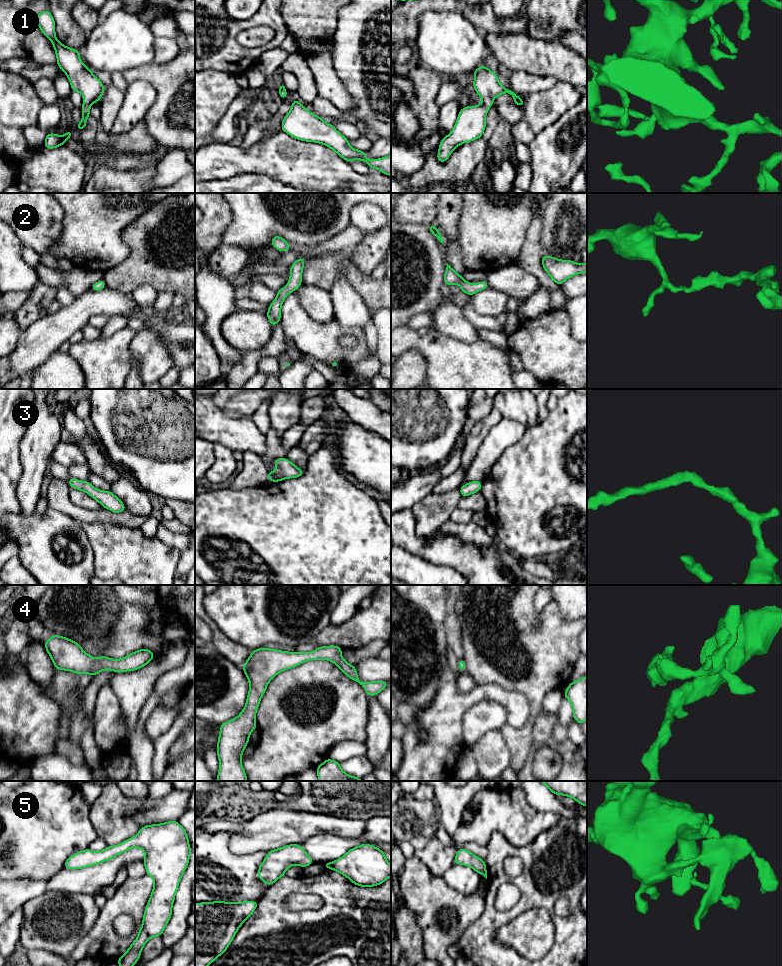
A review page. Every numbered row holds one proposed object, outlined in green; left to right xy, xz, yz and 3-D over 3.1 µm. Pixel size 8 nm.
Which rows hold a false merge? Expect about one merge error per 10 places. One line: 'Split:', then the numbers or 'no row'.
Split: no row

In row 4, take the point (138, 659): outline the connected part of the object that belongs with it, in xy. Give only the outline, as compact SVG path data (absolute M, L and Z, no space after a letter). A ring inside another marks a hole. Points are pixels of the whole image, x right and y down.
M52 635L43 645L56 670L92 676L104 670L113 670L115 673L134 671L144 667L155 657L149 649L142 648L122 659L113 660L107 656L95 658L88 655L77 642L59 635Z

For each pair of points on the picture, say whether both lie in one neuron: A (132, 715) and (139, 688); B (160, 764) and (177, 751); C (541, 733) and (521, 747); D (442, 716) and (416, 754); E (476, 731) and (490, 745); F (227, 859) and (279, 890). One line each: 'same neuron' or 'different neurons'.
A: same neuron
B: different neurons
C: different neurons
D: same neuron
E: different neurons
F: different neurons

